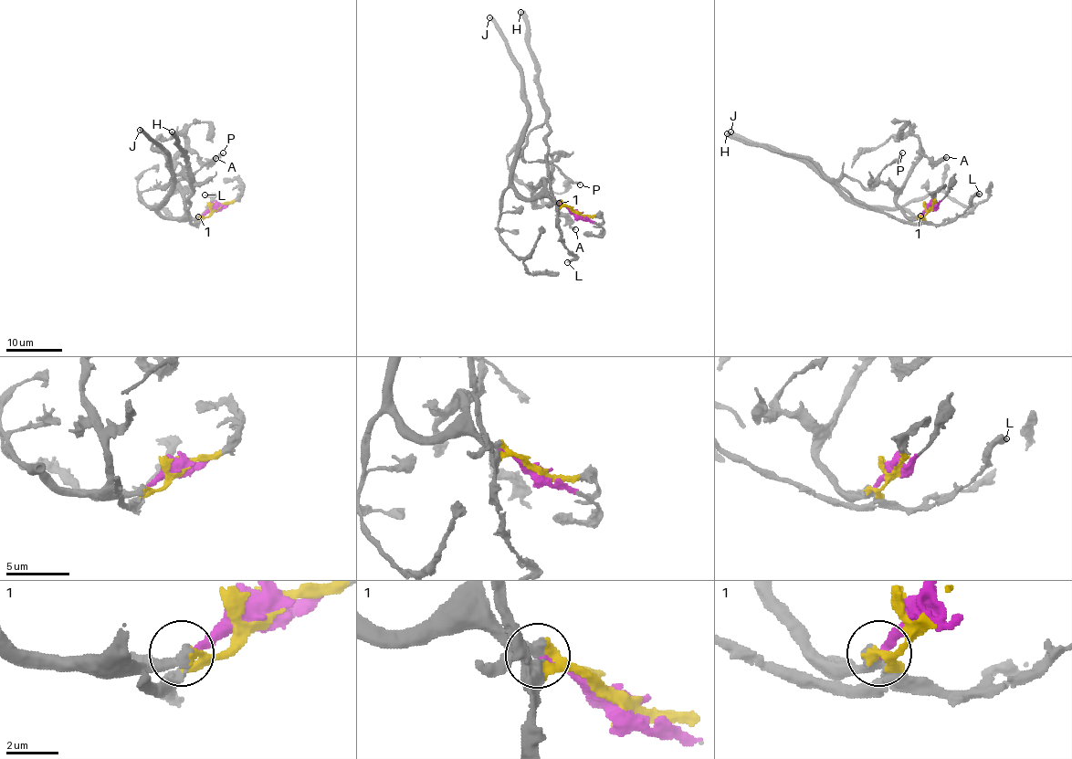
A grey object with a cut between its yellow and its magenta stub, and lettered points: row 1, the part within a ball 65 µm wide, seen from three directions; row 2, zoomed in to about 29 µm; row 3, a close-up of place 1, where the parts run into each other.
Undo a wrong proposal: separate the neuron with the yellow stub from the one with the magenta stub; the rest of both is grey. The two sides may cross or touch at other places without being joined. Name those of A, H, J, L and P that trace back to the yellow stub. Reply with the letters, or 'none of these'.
H, L, P

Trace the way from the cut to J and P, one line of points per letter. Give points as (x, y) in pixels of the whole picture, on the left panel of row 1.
J: (215, 207), (186, 218), (164, 216), (153, 208), (172, 185), (173, 171), (169, 158), (140, 130)
P: (215, 208), (193, 223), (188, 213), (193, 186), (181, 175), (175, 175), (164, 187), (191, 177), (222, 152)

